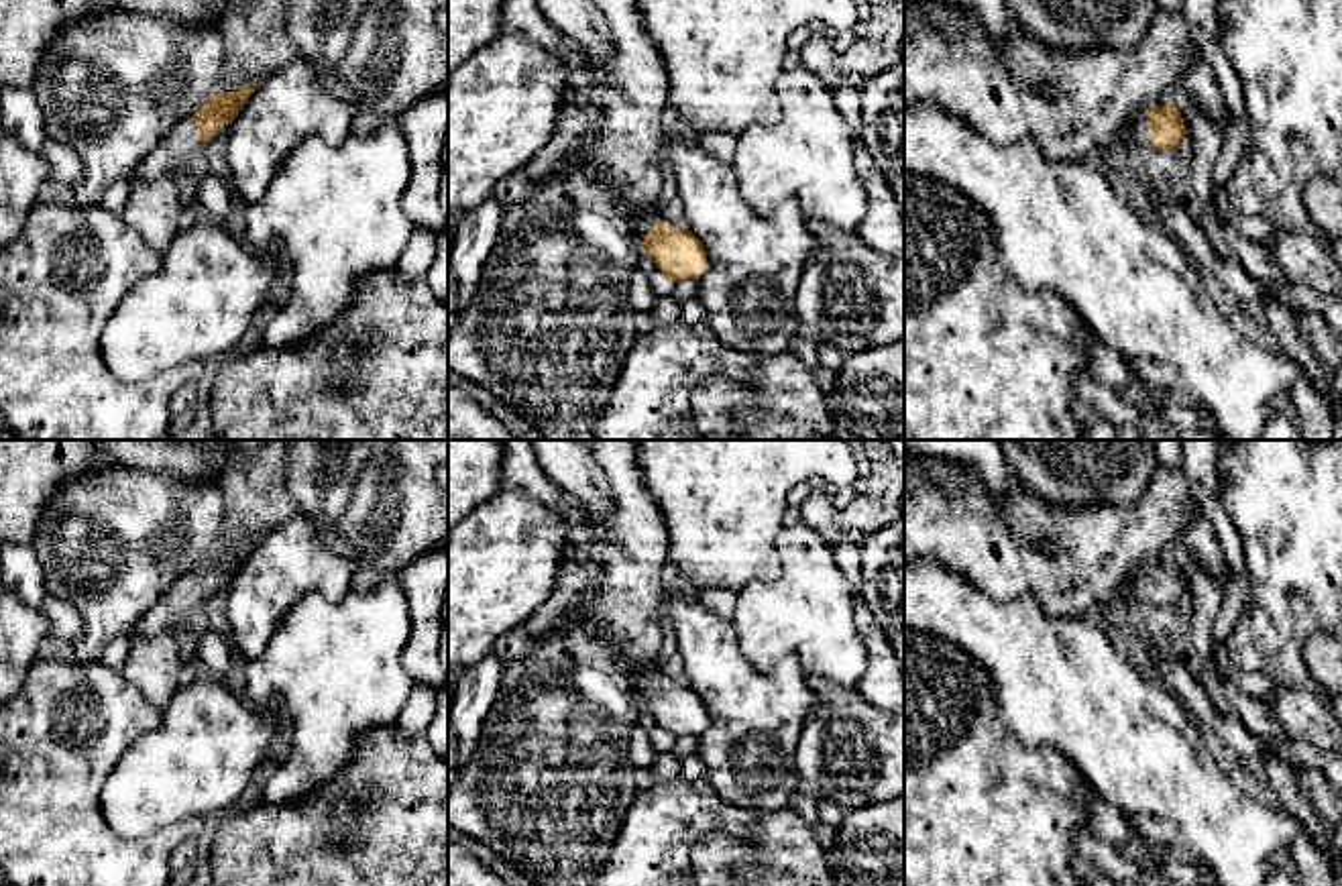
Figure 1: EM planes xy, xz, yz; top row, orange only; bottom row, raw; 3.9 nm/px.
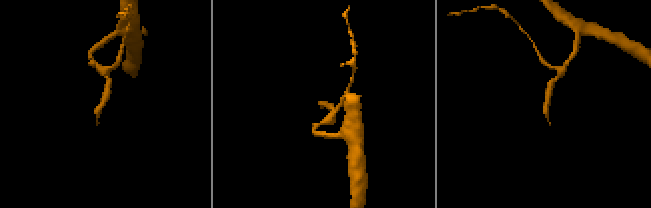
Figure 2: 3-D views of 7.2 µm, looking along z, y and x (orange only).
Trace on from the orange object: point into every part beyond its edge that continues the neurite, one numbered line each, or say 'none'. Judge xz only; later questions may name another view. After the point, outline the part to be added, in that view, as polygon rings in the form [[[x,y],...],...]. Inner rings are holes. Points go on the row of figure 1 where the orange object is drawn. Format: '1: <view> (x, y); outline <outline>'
1: xz (640, 223); outline [[[631,212],[629,216],[631,216],[631,230],[644,236],[660,222],[656,212],[644,214]]]

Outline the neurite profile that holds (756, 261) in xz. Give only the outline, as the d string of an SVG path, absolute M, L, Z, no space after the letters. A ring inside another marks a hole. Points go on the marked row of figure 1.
M696 136L668 141L678 198L688 230L703 242L709 269L698 279L707 324L723 346L749 354L782 354L798 336L794 295L802 271L817 251L817 238L796 200L782 202L772 216L760 216L741 196L731 163L709 155Z

